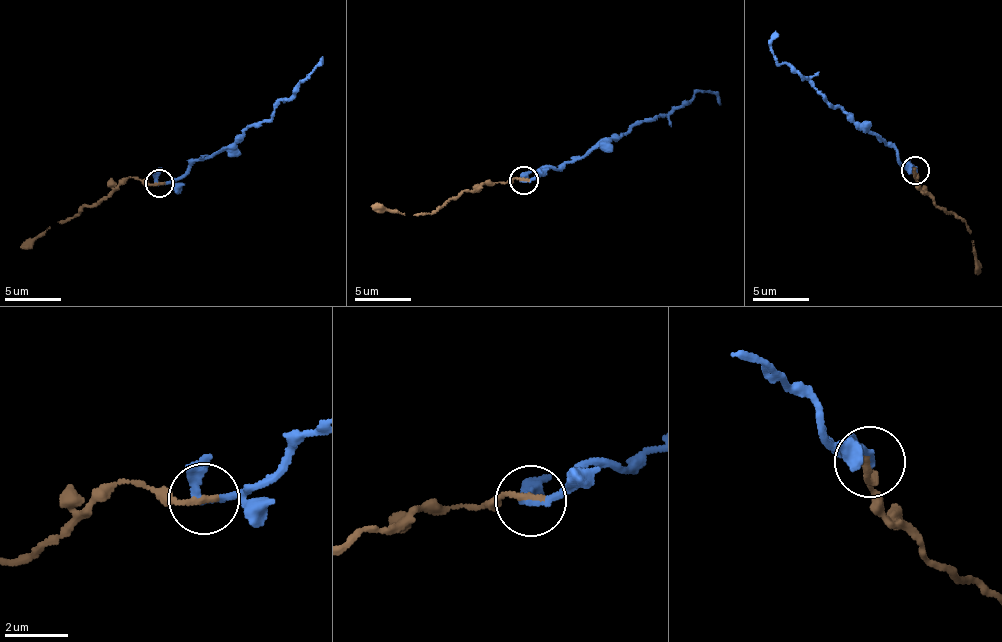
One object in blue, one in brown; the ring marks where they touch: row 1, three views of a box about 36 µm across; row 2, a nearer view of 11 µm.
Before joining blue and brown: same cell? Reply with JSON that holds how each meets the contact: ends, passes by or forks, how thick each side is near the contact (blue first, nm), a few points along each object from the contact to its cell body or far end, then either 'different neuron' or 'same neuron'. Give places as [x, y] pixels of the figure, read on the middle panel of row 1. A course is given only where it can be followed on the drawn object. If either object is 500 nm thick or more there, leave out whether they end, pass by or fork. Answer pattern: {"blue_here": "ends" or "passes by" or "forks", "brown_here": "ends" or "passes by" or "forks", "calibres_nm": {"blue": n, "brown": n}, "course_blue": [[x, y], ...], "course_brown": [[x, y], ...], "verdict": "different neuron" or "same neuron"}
{"blue_here": "forks", "brown_here": "ends", "calibres_nm": {"blue": 180, "brown": 190}, "course_blue": [[524, 180], [603, 147], [698, 92], [714, 93], [719, 103]], "course_brown": [[524, 180], [487, 182], [448, 198], [437, 210], [428, 213], [402, 213], [370, 206]], "verdict": "same neuron"}

